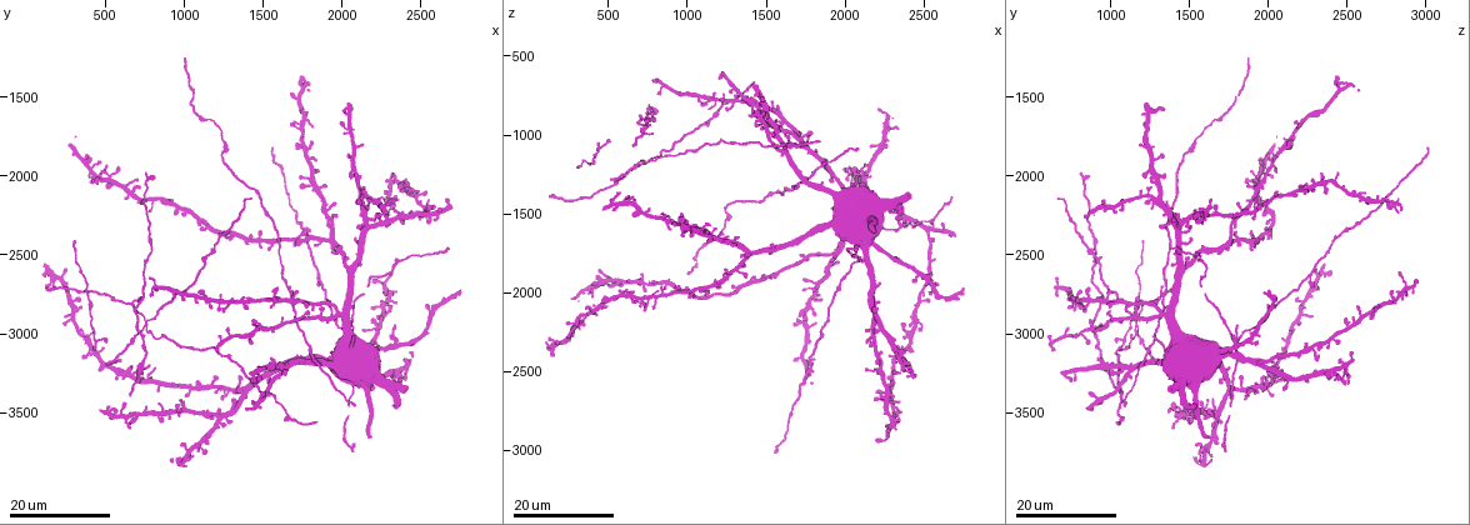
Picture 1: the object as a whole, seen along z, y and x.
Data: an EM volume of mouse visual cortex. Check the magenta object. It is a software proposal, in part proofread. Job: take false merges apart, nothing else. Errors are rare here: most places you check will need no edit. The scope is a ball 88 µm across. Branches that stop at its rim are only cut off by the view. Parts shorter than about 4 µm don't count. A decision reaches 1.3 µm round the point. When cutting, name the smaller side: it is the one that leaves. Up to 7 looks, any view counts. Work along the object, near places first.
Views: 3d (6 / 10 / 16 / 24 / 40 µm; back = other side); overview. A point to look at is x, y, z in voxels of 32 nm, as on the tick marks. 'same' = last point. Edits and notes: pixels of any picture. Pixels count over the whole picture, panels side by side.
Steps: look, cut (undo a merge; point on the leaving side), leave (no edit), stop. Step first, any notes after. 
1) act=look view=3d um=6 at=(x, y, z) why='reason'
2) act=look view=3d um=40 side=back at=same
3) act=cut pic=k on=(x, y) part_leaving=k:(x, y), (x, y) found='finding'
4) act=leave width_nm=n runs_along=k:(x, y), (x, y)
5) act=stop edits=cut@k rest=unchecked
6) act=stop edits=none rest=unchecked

act=look view=3d um=16 at=(520, 2020, 1920) why='looks like a crossing'

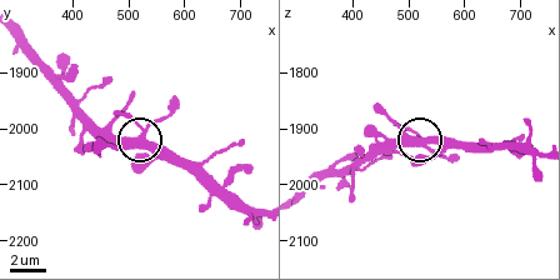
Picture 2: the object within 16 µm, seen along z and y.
act=look view=3d um=10 at=(525, 2005, 1925)

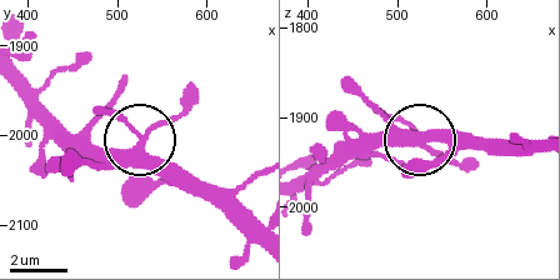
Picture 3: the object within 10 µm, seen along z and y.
act=leave runs_along=3:(536, 153), (425, 139), (470, 168) found='continuous, no second neuron'

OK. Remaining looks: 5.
act=look view=3d um=16 at=(1760, 3180, 1260)

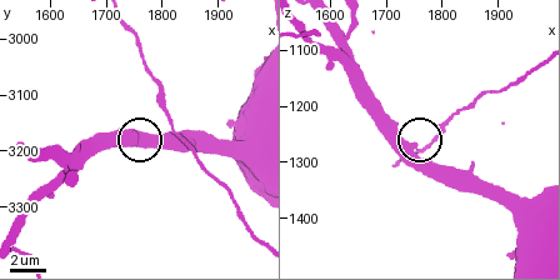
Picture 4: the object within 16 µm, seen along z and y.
act=look view=3d um=6 at=(1745, 3175, 1270)

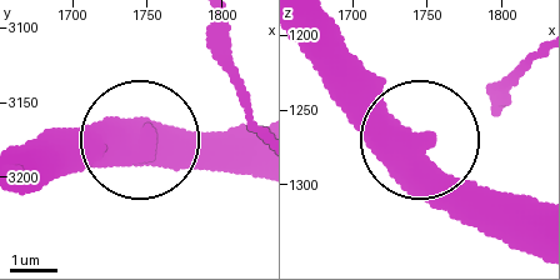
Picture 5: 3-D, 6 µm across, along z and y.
act=leave found='all the same neuron'

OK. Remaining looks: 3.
act=look view=3d um=24 at=(1540, 3340, 1040) why='four-way junction'

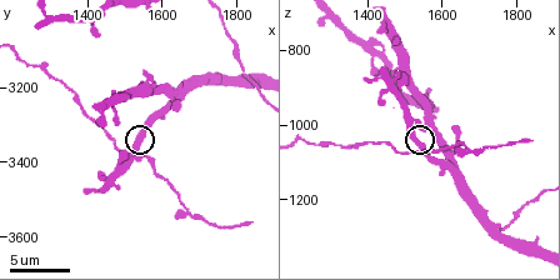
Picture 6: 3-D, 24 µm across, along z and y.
act=look view=3d um=10 at=(1540, 3350, 1040) why='closer look'

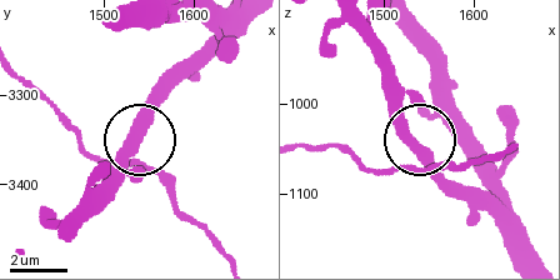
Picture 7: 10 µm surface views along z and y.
act=leave width_nm=340 runs_along=7:(524, 250), (423, 150), (390, 95) found='all the same neuron'

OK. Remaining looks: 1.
act=stop edits=none rest=unchecked

